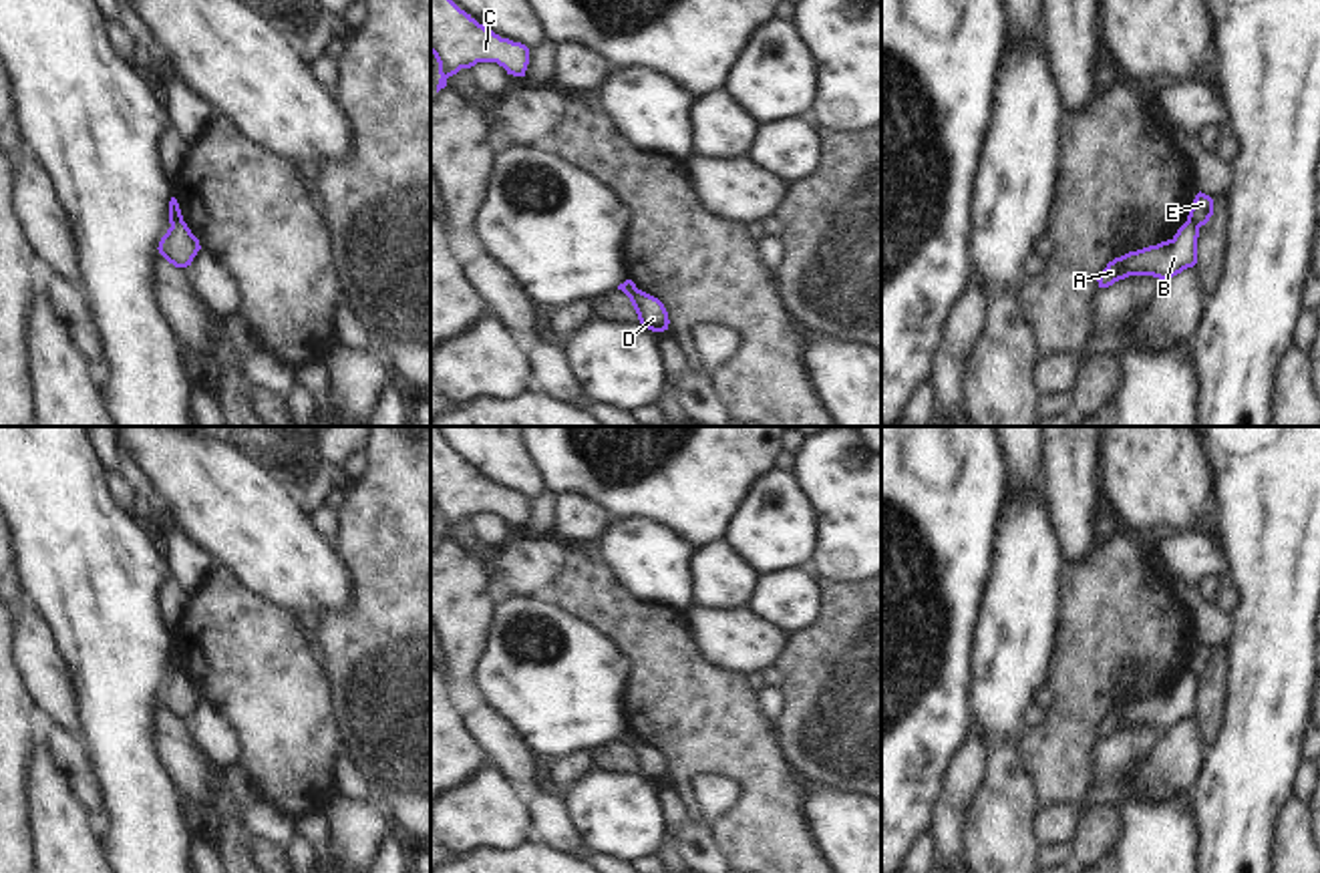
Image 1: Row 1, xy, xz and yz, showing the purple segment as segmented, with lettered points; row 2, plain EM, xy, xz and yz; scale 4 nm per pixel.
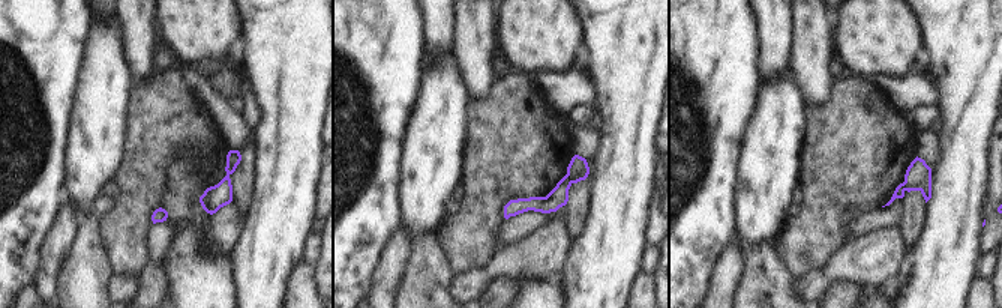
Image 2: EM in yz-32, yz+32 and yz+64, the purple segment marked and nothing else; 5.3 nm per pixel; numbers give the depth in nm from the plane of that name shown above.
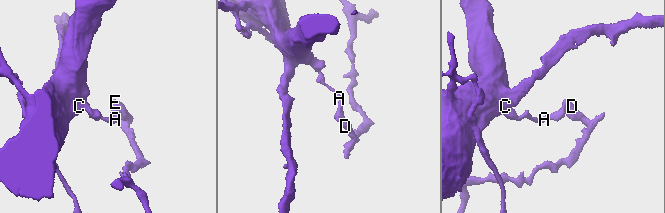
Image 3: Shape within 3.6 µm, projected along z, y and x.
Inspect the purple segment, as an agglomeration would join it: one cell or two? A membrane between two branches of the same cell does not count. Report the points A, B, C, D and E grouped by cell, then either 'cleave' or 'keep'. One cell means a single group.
A B C / D E; cleave

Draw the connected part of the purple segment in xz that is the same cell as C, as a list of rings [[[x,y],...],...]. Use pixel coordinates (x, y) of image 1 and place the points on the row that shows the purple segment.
[[[431,0],[431,52],[439,62],[437,93],[447,78],[477,62],[497,62],[513,76],[525,76],[529,48],[501,38],[461,10],[453,0]]]

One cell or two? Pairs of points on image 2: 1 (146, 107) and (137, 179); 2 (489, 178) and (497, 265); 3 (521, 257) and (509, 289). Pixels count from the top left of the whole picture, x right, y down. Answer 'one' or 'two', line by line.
1: one
2: two
3: two

